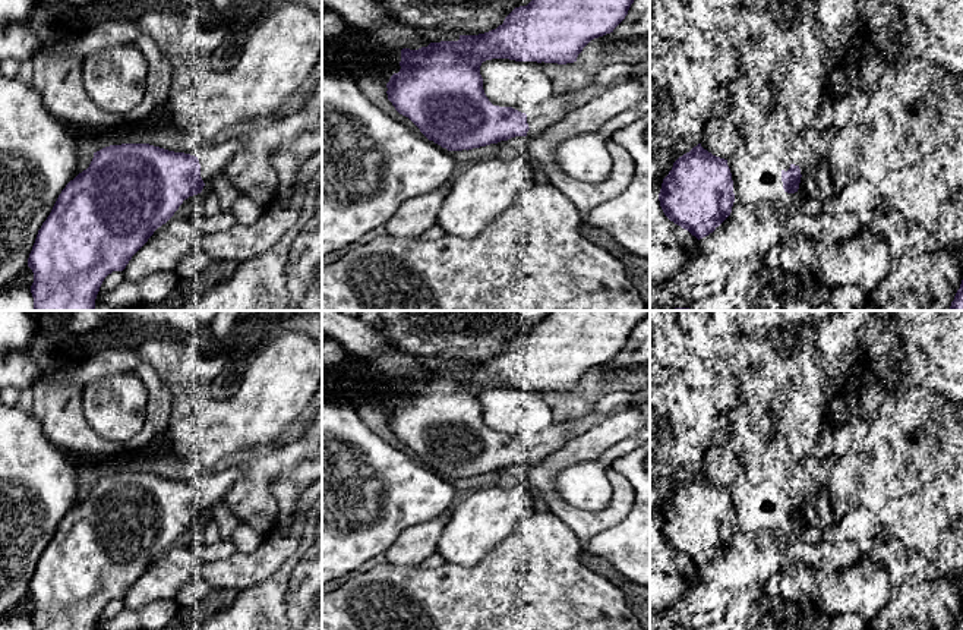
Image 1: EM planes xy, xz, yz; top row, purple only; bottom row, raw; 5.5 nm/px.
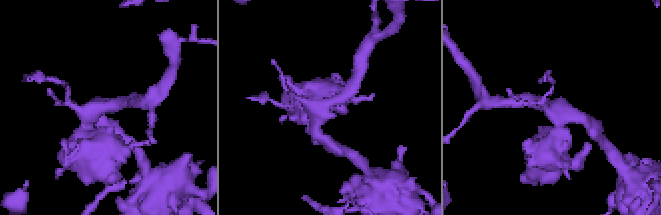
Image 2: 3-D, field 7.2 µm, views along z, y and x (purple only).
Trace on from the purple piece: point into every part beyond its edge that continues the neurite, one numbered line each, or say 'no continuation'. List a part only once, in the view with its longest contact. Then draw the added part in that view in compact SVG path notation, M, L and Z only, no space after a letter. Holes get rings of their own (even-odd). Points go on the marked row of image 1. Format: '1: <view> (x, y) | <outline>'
1: yz (788, 158) | M786 152L780 160L780 168L787 171L792 164L795 164L801 168L801 174L803 173L805 164L803 164L802 157Z

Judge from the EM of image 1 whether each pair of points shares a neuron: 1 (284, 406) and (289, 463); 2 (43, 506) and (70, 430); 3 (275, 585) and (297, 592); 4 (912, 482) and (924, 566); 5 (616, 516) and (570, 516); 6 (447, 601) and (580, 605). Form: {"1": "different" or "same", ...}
{"1": "different", "2": "different", "3": "different", "4": "different", "5": "same", "6": "same"}

